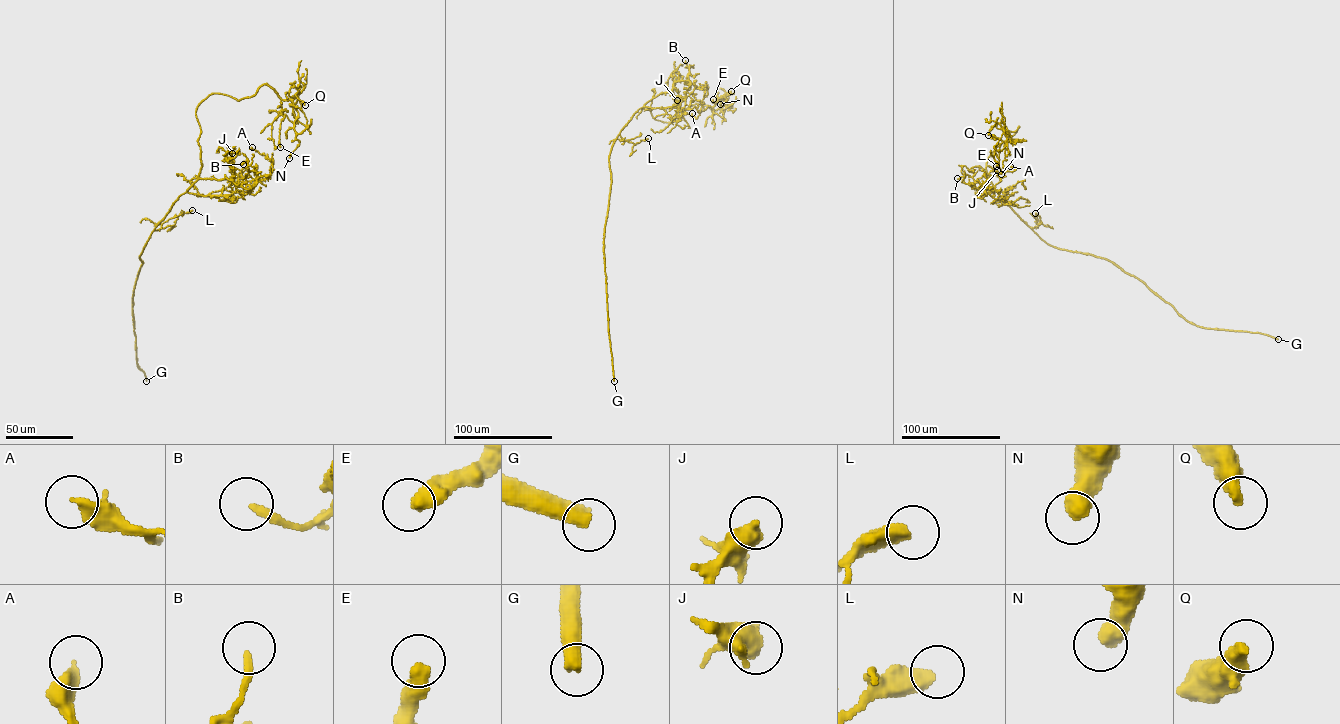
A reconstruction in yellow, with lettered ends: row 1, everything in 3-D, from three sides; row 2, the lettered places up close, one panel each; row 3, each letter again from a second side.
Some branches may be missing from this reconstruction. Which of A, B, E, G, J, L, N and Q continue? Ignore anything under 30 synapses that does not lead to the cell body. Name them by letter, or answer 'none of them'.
G

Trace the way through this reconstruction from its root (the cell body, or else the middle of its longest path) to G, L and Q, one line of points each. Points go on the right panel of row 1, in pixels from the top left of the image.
G: (1032, 229), (1051, 245), (1114, 262), (1197, 325), (1261, 333), (1278, 339)
L: (1032, 229), (1041, 223), (1035, 213)
Q: (1032, 229), (986, 168), (1019, 126), (1004, 129), (1002, 119), (1007, 131), (996, 122), (988, 135)

